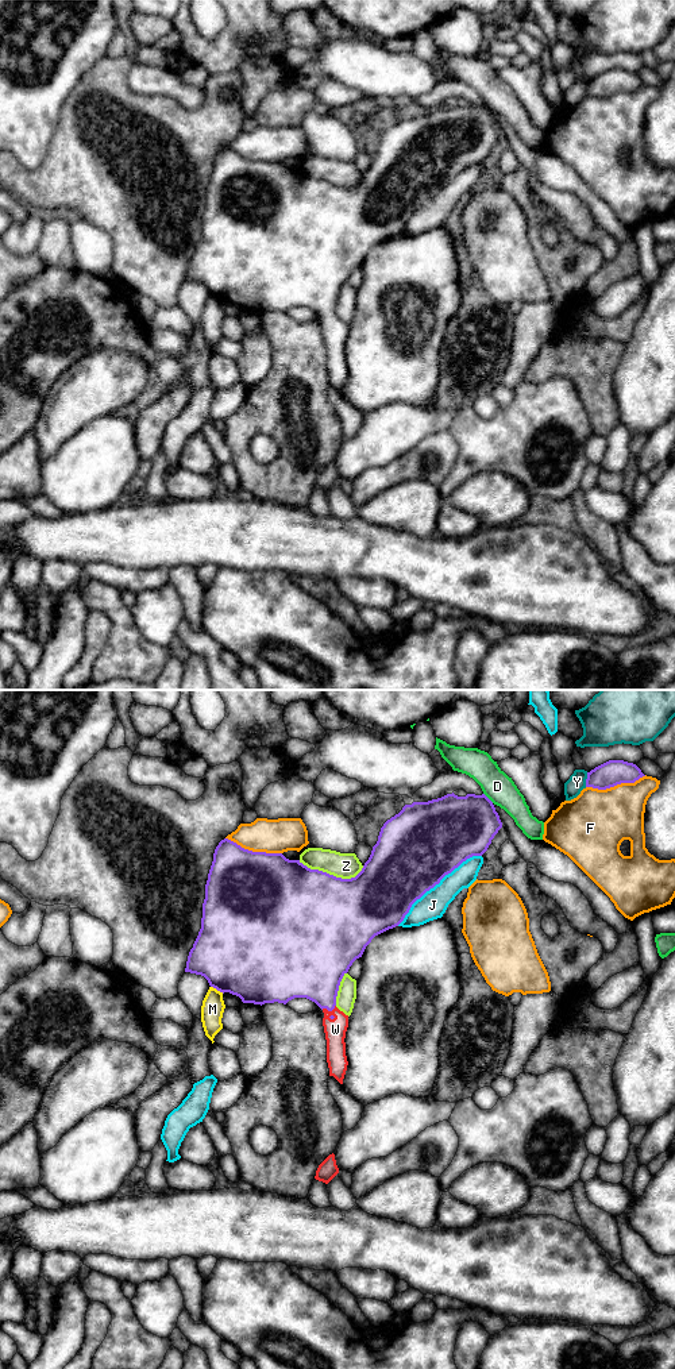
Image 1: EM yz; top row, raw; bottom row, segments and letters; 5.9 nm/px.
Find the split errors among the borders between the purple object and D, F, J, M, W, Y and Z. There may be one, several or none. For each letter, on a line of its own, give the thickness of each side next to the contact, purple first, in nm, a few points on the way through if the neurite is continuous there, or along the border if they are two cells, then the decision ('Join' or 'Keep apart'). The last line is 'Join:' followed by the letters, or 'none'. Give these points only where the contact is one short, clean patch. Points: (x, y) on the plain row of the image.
D: Thickness 380 nm (purple) against 180 nm. Keep apart
F: Thickness 150 nm (purple) against 380 nm. Keep apart
J: Thickness 480 nm (purple) against 170 nm. Keep apart
M: Thickness 480 nm (purple) against 140 nm. Keep apart
W: Thickness 340 nm (purple) against 130 nm. Path across: yz (313, 280), (323, 299), (328, 319), (335, 326), (335, 338). Join
Y: Thickness 150 nm (purple) against 110 nm. Keep apart
Z: Thickness 500 nm (purple) against 160 nm. Keep apart
Join: W

